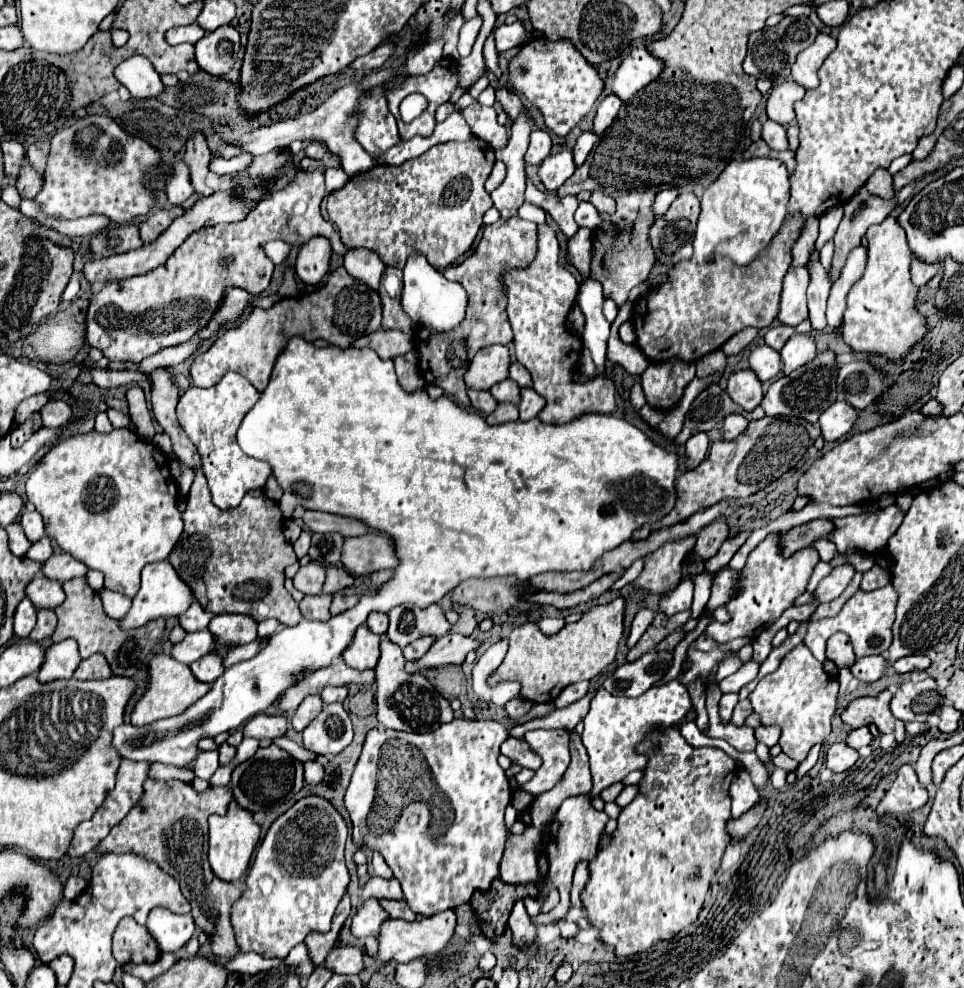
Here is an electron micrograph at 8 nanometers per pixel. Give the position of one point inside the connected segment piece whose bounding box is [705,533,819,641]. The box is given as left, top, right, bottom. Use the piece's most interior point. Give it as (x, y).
(770, 583)

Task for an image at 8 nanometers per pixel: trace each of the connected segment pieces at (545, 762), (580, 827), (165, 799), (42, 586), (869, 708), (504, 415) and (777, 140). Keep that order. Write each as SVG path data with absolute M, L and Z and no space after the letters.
M533 729L523 735L523 739L529 743L529 747L541 755L542 765L535 771L533 778L520 785L511 778L510 789L527 791L533 795L549 791L559 779L563 777L570 764L569 741L567 731L563 729Z
M577 795L577 797L571 797L571 799L563 801L563 805L559 807L559 811L555 813L555 819L543 831L543 843L545 843L545 851L547 851L547 859L549 859L549 881L553 883L555 889L561 891L559 893L561 895L561 903L551 913L533 917L531 921L535 925L547 925L547 923L553 923L553 921L565 917L567 909L571 907L569 891L571 891L571 879L573 879L575 865L579 861L583 861L583 859L591 861L595 857L599 835L605 829L607 821L609 821L609 817L603 811L595 811L589 805L589 797L587 795Z
M147 779L143 785L143 797L129 811L129 815L115 825L109 835L95 847L95 853L137 853L149 861L155 861L165 873L179 881L181 891L191 903L191 915L195 925L211 937L211 957L231 959L239 953L233 939L233 927L229 921L231 905L241 897L241 889L233 883L221 881L213 875L207 861L207 817L225 815L233 793L229 787L209 787L197 793L183 781L155 781Z
M37 575L27 585L27 597L35 605L35 609L55 609L59 603L65 601L65 593L59 581L51 581L43 575Z
M859 697L853 699L847 709L841 713L841 719L851 727L863 727L863 725L875 725L879 723L879 715L887 715L883 711L883 699L879 697Z
M499 403L495 413L487 415L487 423L507 423L507 421L517 421L519 419L519 409L513 403Z
M765 121L765 123L763 123L761 137L763 137L763 141L765 141L771 149L787 149L785 127L779 125L779 123L775 123L775 121Z

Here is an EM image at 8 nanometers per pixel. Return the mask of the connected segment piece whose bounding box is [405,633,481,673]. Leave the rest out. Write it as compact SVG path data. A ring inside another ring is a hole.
M449 633L439 637L431 649L423 655L423 659L415 661L415 663L407 663L407 671L415 673L421 667L439 667L439 665L449 665L449 663L457 663L461 665L467 657L469 651L477 651L481 647L481 641L459 635L459 633Z

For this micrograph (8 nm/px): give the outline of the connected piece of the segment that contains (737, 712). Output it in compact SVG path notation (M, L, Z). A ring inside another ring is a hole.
M748 699L739 701L735 706L732 721L736 726L741 726L744 724L746 718L753 712L752 706Z

